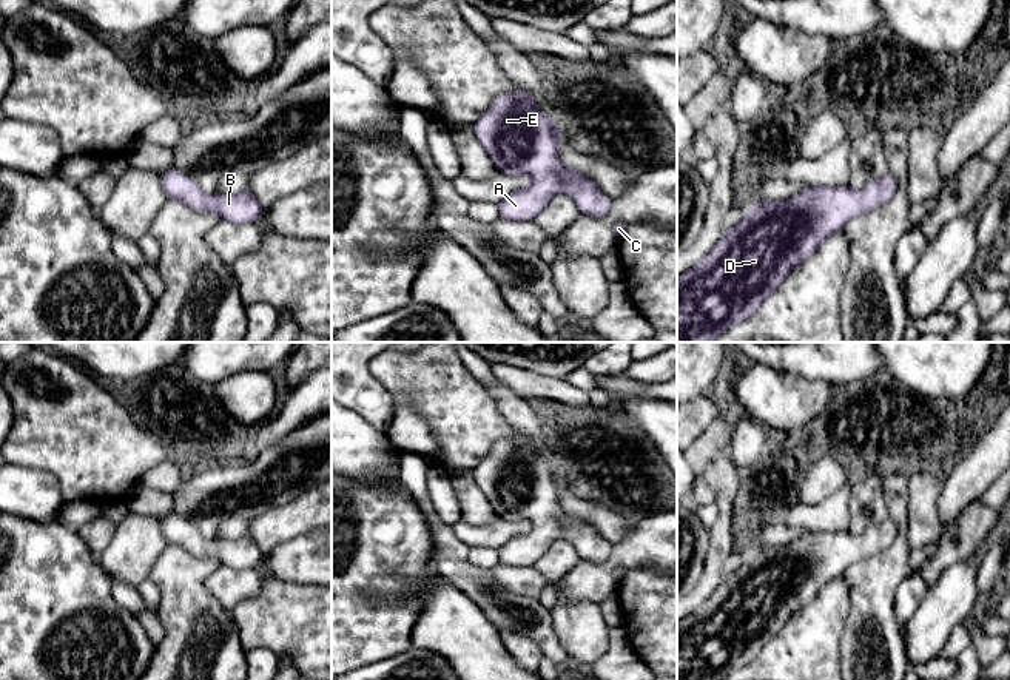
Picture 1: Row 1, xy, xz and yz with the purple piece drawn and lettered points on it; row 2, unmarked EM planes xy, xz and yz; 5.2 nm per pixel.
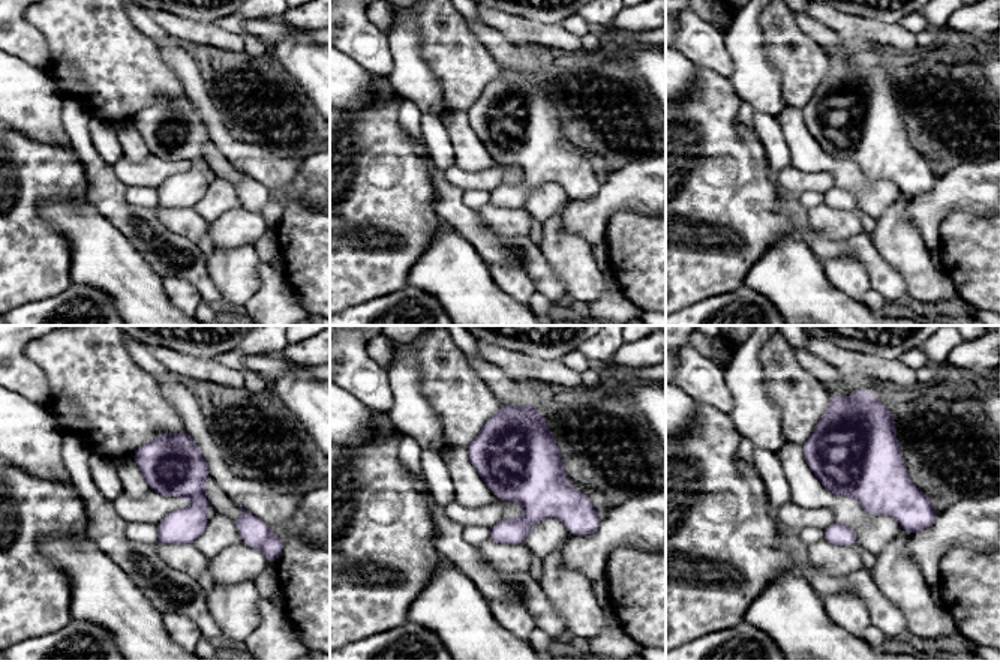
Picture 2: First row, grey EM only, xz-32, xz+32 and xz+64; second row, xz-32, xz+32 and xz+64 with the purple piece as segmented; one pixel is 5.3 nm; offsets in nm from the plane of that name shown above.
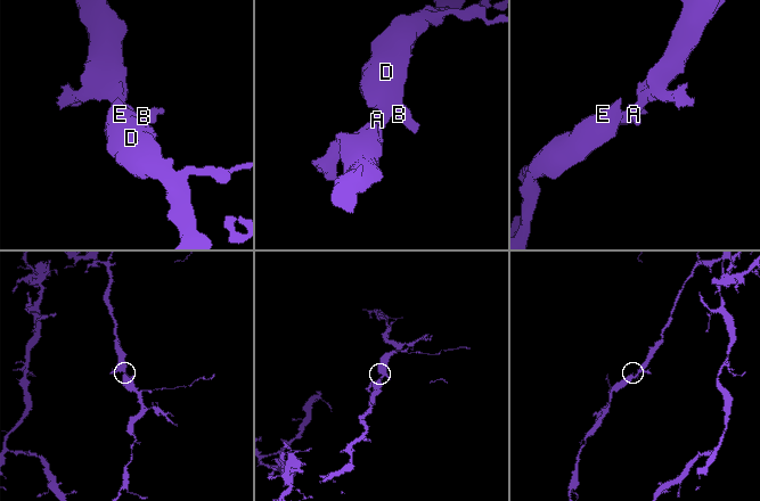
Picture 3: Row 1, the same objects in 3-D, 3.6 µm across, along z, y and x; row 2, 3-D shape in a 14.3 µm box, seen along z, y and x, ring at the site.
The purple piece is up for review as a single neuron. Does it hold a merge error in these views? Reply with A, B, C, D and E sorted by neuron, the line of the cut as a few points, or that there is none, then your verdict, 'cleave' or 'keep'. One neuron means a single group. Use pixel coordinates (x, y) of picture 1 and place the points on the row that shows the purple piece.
A B C D E | no cut | keep

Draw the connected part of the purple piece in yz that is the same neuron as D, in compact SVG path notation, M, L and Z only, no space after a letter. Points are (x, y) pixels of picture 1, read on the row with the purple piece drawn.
M890 173L882 179L868 182L864 191L856 191L850 185L806 185L805 190L786 200L763 200L746 210L740 222L726 230L705 258L677 276L677 342L711 342L732 325L749 319L782 285L785 278L816 253L825 239L843 231L853 217L890 202L897 185Z

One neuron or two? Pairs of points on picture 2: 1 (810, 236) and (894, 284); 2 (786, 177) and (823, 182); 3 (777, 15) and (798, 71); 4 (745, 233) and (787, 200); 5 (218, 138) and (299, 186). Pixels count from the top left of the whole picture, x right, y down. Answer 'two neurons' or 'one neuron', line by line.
1: one neuron
2: one neuron
3: one neuron
4: two neurons
5: two neurons

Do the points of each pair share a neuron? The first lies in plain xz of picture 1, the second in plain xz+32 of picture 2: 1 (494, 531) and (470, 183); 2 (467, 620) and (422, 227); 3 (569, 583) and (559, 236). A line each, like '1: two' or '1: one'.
1: one
2: two
3: two

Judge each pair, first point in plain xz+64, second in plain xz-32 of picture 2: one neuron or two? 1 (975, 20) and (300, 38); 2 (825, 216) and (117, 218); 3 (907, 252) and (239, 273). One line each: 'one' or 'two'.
1: two
2: two
3: one

